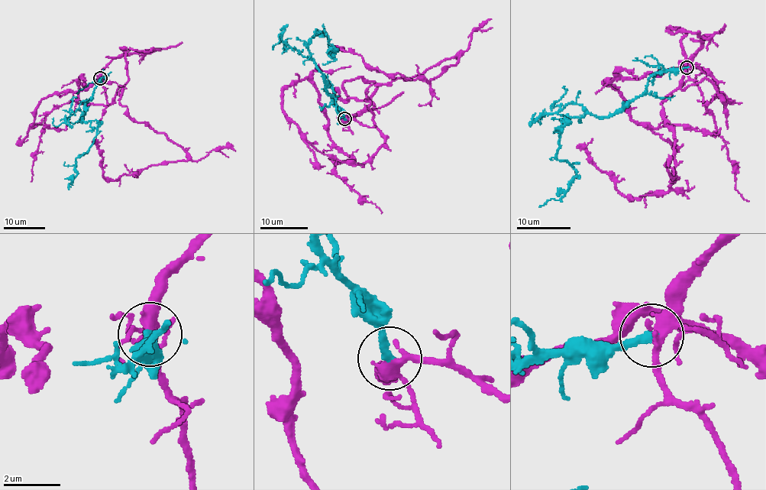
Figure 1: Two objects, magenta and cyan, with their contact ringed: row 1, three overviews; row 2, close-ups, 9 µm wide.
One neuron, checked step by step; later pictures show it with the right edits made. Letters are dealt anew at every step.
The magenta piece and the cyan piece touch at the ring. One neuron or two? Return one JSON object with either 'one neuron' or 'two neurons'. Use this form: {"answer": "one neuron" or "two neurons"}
{"answer": "one neuron"}

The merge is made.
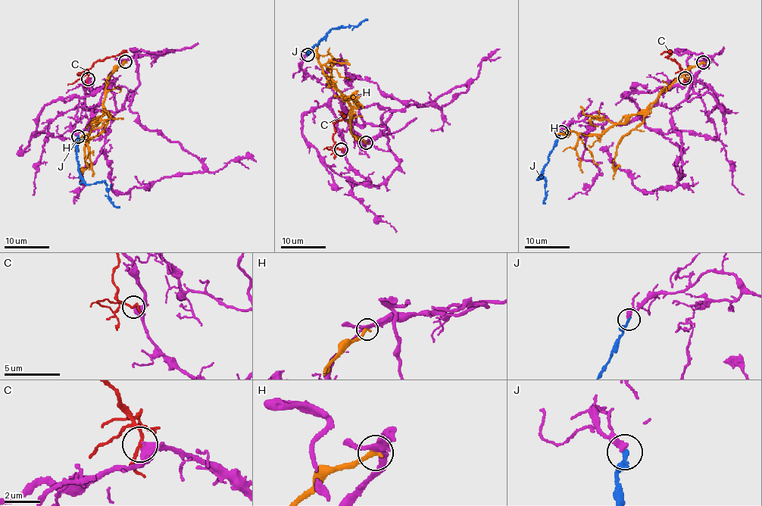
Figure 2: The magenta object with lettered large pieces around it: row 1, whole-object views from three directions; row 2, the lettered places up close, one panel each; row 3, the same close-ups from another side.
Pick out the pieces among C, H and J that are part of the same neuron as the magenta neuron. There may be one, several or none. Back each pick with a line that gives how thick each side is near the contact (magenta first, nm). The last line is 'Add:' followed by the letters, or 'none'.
Add: none

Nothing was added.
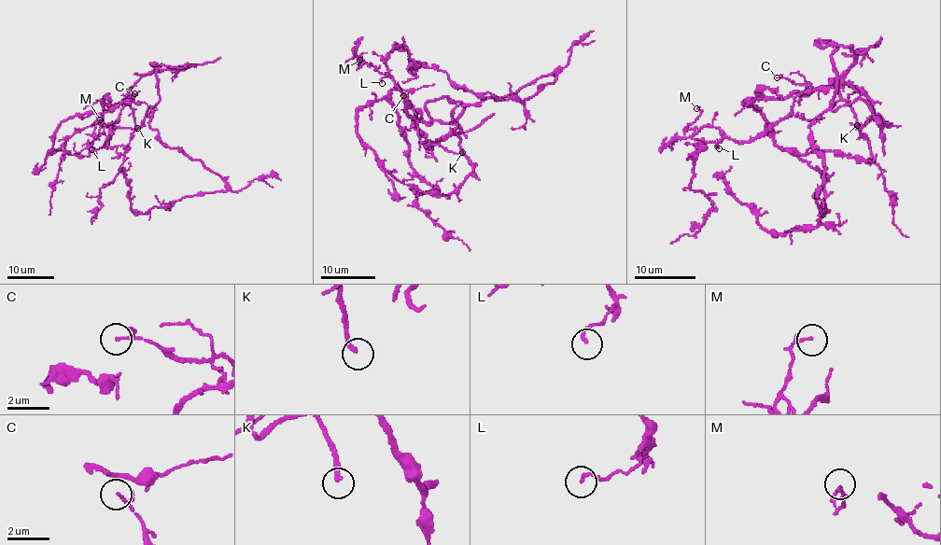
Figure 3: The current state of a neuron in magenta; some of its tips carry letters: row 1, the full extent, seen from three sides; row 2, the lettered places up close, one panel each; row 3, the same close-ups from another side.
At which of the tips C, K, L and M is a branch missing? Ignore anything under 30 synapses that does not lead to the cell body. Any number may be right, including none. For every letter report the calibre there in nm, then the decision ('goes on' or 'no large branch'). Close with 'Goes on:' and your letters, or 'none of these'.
C: calibre 90 nm; no large branch
K: calibre 190 nm; goes on
L: calibre 140 nm; no large branch
M: calibre 130 nm; no large branch
Goes on: K

